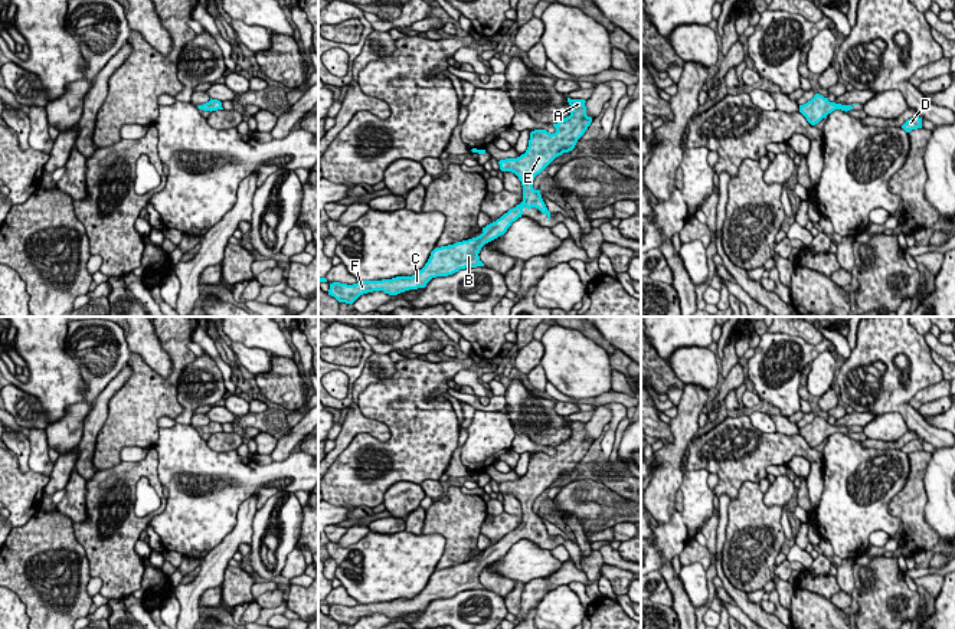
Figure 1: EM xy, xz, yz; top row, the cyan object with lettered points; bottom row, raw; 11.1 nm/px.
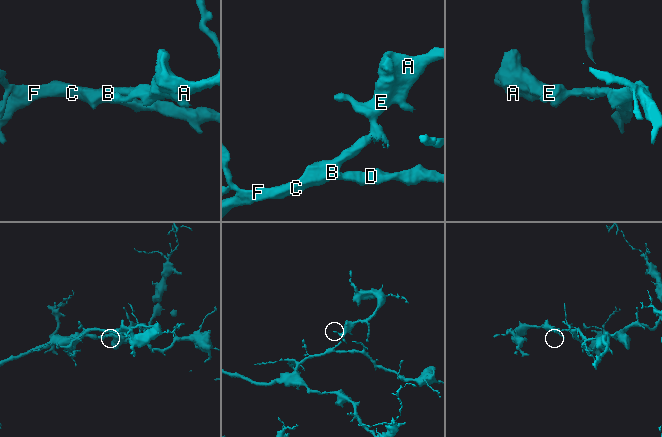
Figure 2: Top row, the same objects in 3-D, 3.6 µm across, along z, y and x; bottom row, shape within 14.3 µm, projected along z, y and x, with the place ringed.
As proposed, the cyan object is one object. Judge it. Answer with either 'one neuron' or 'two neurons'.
one neuron

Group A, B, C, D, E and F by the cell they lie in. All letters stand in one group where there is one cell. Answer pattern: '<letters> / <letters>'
A B C D E F

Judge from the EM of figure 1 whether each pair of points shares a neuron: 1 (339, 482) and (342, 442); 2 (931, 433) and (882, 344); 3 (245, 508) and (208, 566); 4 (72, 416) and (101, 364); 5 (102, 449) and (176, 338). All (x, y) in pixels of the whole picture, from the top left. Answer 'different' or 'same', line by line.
1: different
2: same
3: same
4: same
5: same

